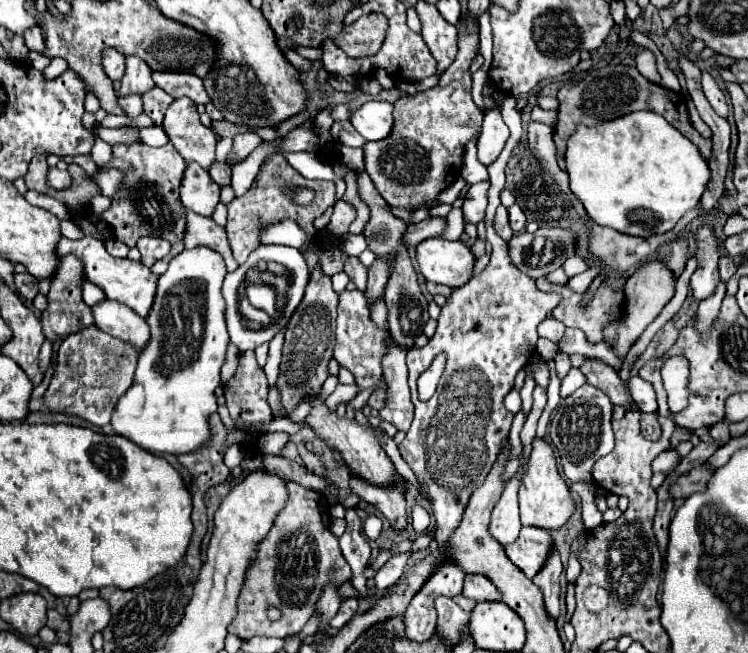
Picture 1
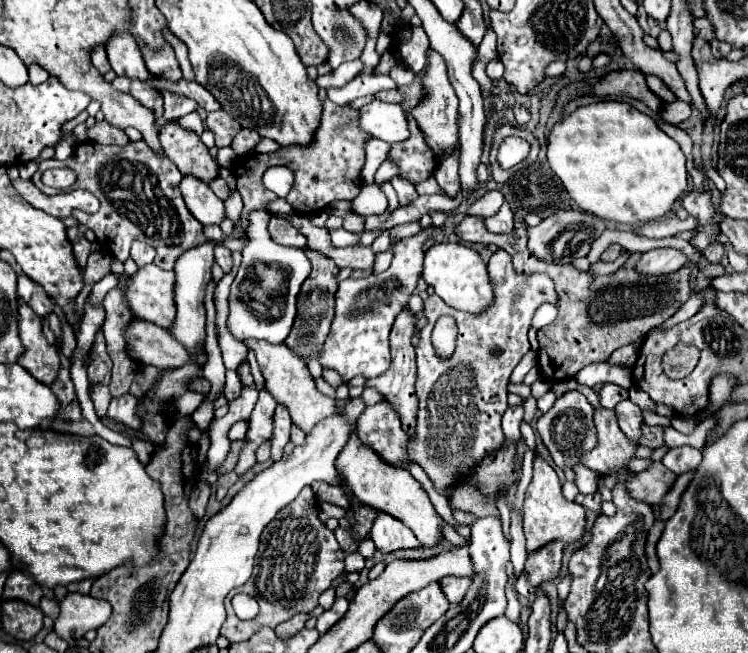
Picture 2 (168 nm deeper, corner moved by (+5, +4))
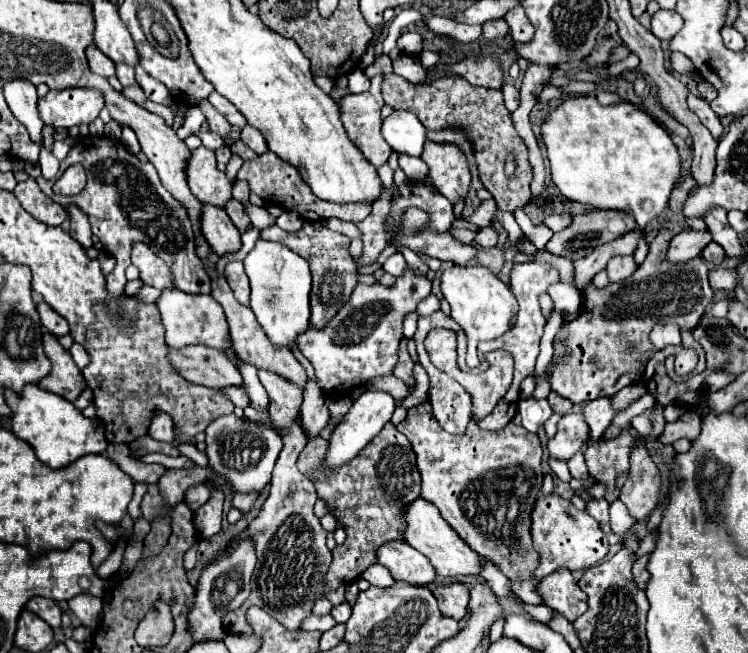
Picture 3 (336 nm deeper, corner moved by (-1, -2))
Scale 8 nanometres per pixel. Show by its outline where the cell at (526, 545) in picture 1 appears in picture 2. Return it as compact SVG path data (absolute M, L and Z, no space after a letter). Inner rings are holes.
M555 540L545 544L545 548L537 548L537 552L527 554L527 562L523 572L527 574L527 580L531 586L543 584L559 574L561 568L561 556L563 556L563 542Z

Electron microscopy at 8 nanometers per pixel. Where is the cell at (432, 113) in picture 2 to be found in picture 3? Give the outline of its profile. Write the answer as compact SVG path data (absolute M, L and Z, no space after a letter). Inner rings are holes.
M427 142L421 158L429 166L427 178L443 196L447 196L451 204L467 198L471 174L465 154L457 146Z

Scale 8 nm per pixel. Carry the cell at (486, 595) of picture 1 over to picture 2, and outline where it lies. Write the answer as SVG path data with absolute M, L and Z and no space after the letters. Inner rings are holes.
M447 576L441 580L443 592L449 602L461 602L465 598L465 592L469 590L471 578L461 578L461 576Z

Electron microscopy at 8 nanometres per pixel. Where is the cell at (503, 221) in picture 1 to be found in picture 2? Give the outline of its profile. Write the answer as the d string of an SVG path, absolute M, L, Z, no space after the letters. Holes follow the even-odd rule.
M465 216L457 224L457 234L461 240L495 244L507 250L513 258L515 272L537 274L543 272L555 282L559 294L559 314L557 318L539 330L539 350L537 364L543 378L559 382L573 378L577 370L591 362L605 362L607 356L631 342L643 342L647 332L661 322L665 322L687 298L689 298L689 270L681 268L669 276L641 276L633 268L619 268L609 276L591 276L589 272L577 272L571 264L549 264L543 262L527 250L525 230L509 234L485 232L485 220L479 216Z

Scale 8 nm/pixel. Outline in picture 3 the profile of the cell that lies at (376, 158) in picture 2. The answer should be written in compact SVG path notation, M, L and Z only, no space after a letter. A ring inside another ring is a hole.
M407 154L399 156L399 166L403 168L403 172L407 174L409 180L423 180L427 176L427 172L429 172L427 164L421 158L407 156Z

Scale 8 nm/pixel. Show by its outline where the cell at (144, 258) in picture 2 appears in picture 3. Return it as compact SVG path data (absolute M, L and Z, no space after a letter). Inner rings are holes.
M143 242L131 244L131 262L141 270L143 284L159 288L159 290L175 288L169 266L159 256L155 256L155 252L147 244Z

